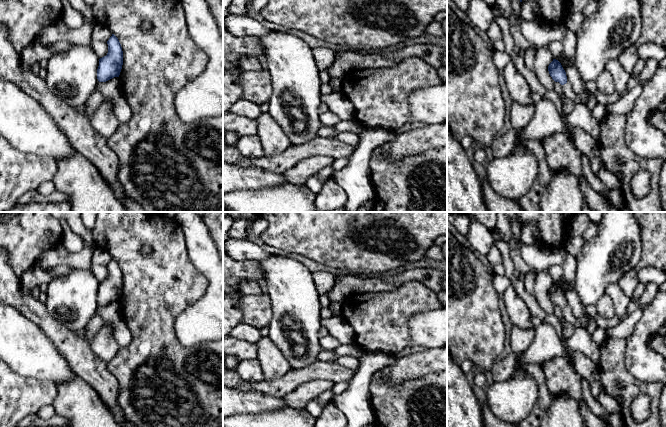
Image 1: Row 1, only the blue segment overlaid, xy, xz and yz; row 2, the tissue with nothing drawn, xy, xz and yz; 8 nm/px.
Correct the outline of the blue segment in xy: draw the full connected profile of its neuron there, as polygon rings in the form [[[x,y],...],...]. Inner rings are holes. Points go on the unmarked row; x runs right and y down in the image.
[[[112,258],[107,268],[107,279],[99,283],[97,293],[99,306],[106,306],[114,301],[119,301],[123,289],[123,275],[118,262]]]

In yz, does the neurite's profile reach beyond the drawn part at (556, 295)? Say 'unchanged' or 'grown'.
grown

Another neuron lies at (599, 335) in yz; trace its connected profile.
[[[597,327],[596,330],[590,335],[591,339],[599,346],[607,339],[605,330],[601,327]]]

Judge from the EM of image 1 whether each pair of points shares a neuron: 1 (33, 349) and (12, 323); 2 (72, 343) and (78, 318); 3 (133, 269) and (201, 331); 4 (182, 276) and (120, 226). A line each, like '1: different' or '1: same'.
1: same
2: different
3: different
4: same

